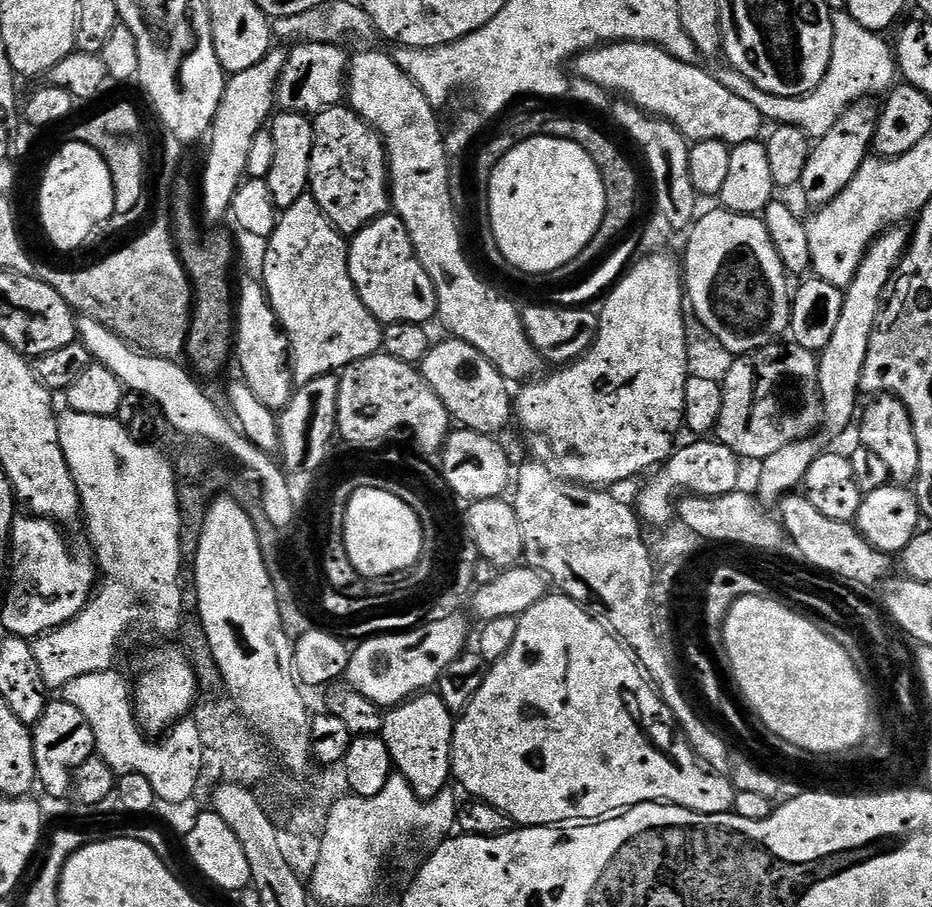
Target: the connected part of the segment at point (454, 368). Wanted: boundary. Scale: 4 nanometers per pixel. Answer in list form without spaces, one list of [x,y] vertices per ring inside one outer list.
[[[444,338],[441,342],[433,343],[432,349],[426,354],[424,361],[418,365],[421,376],[427,384],[434,390],[434,394],[438,394],[438,398],[442,398],[442,402],[446,406],[449,417],[453,421],[457,420],[457,425],[469,428],[471,432],[483,432],[485,434],[500,434],[504,427],[507,426],[508,420],[514,416],[514,396],[508,388],[509,381],[491,362],[482,354],[478,354],[478,350],[474,350],[474,346],[470,346],[466,342],[455,338]]]

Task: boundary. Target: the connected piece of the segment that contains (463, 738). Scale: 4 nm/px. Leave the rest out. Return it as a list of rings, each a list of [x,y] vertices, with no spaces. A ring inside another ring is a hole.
[[[563,594],[545,595],[544,599],[530,606],[530,610],[526,610],[526,614],[518,618],[518,634],[514,638],[514,646],[506,650],[497,664],[489,667],[486,682],[482,682],[478,694],[474,694],[470,706],[459,713],[452,730],[452,776],[455,783],[457,780],[469,792],[469,797],[479,798],[499,812],[505,812],[513,825],[525,828],[595,822],[635,809],[637,804],[676,804],[690,812],[732,812],[736,807],[737,790],[733,787],[732,780],[709,770],[697,758],[694,749],[688,747],[688,739],[672,719],[672,711],[665,706],[663,698],[637,664],[635,656],[595,616]]]

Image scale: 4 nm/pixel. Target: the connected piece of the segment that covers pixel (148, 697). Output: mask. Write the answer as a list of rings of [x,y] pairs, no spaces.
[[[156,648],[141,658],[140,681],[134,684],[134,707],[136,721],[149,737],[159,737],[173,724],[185,719],[197,703],[196,696],[195,670],[187,655],[183,656],[176,648]]]

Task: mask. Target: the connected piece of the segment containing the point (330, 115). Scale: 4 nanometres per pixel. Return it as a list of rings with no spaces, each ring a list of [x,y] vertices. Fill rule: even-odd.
[[[348,106],[317,112],[312,120],[314,146],[310,158],[310,195],[345,238],[362,231],[390,208],[388,154],[380,135]]]

